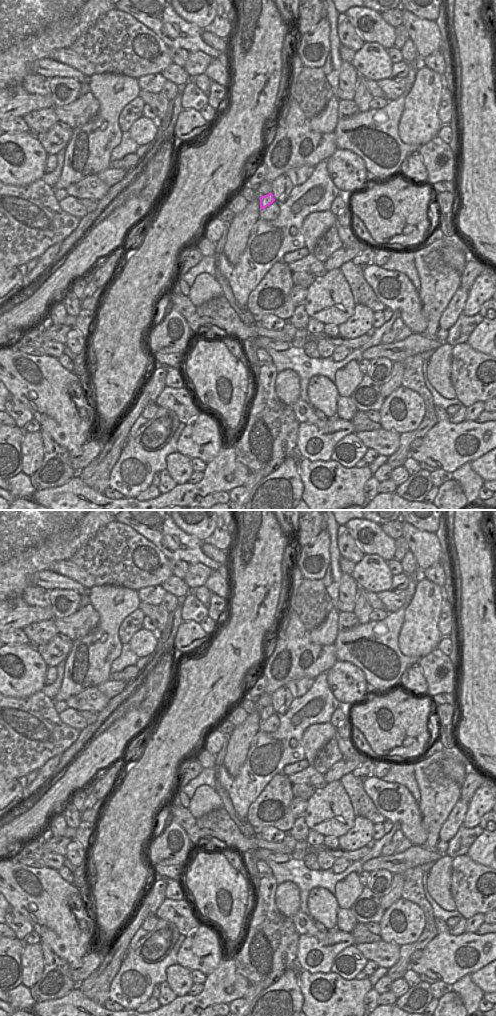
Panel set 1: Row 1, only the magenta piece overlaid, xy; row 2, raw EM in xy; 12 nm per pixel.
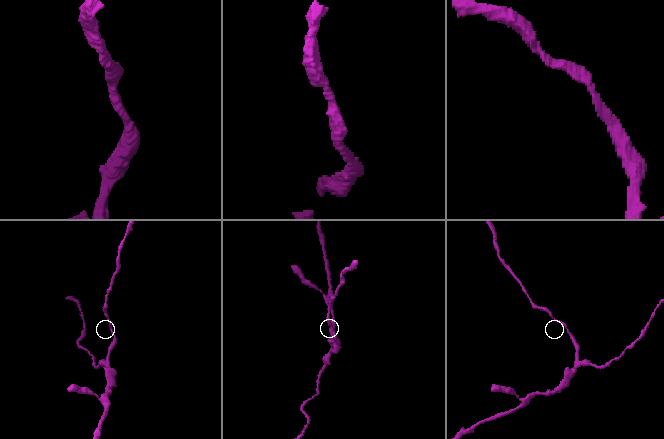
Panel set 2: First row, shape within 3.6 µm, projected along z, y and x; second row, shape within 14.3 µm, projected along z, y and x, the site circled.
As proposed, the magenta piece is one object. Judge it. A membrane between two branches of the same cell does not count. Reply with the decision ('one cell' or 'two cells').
one cell

